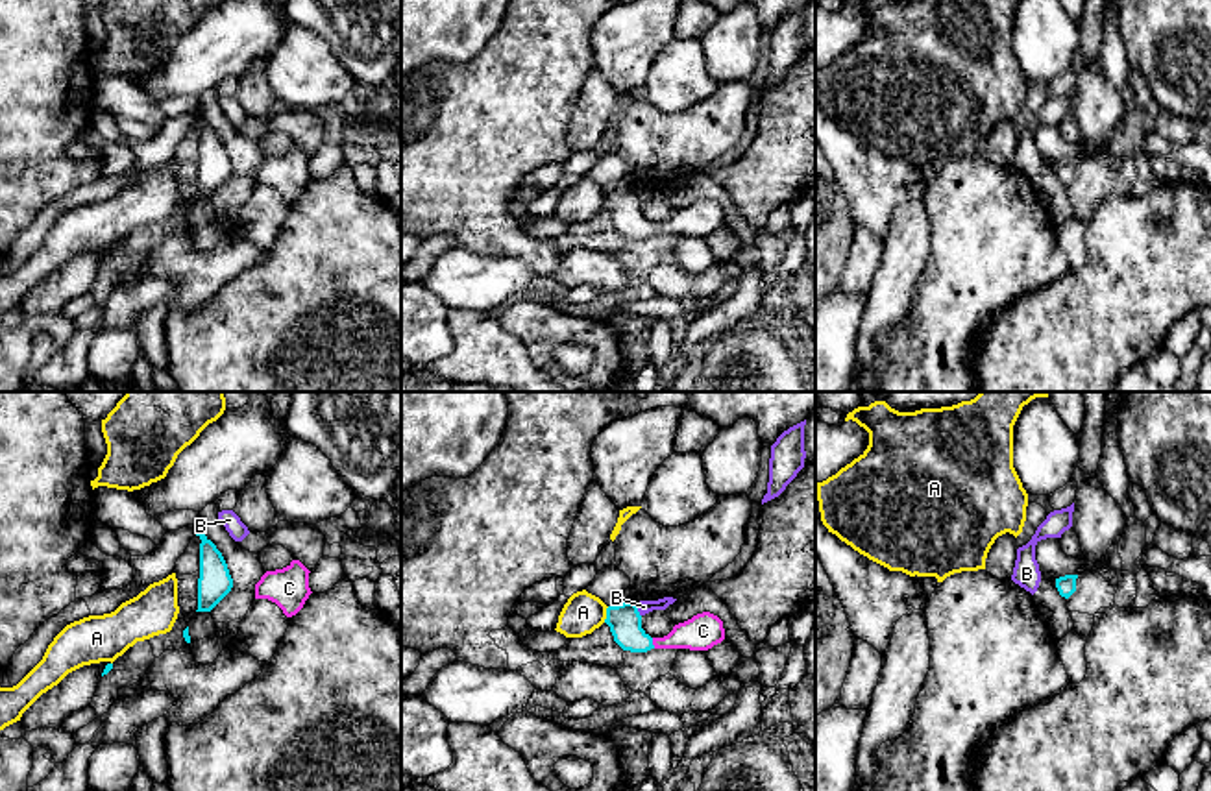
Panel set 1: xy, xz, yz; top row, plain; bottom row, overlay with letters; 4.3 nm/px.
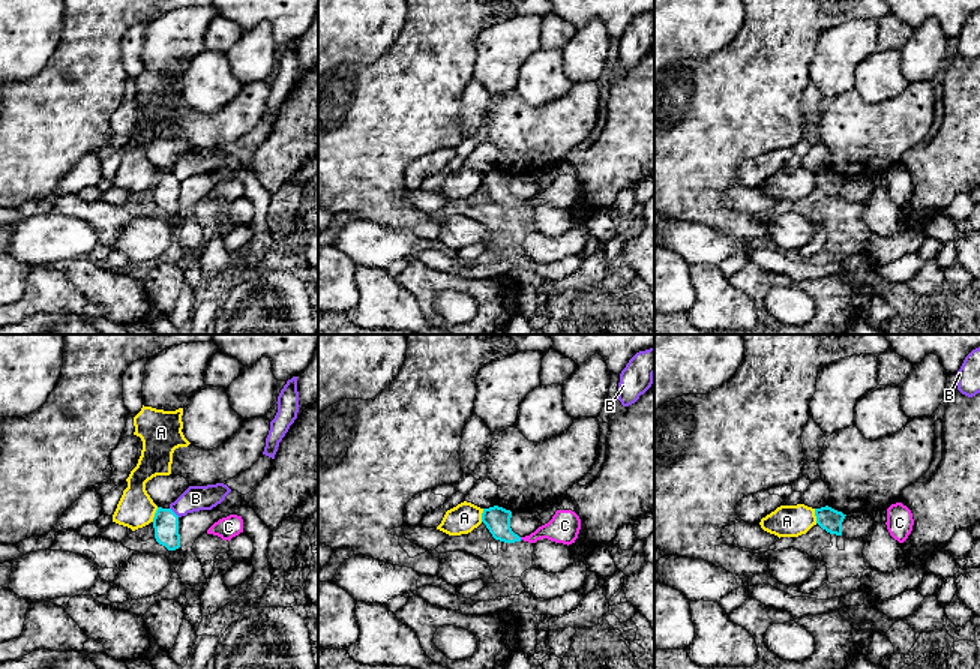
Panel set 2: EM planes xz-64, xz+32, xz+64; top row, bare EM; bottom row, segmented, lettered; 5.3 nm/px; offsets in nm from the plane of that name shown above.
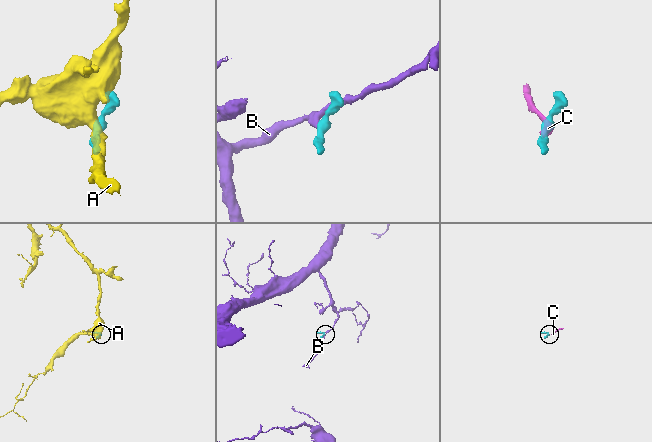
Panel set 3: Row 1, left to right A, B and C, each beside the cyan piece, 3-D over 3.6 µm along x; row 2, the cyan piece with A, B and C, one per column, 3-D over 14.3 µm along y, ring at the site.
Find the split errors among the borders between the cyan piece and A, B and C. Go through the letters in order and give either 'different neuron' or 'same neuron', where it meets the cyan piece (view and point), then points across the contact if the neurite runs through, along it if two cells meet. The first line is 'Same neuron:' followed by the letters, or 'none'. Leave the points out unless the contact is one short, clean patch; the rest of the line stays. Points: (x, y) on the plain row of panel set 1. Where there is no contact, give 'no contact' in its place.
Same neuron: C
A: different neuron | xz (607, 200)
B: different neuron | xz (636, 196)
C: same neuron | xz (651, 230) | across xz (625, 209), (651, 230), (672, 228), (703, 217)

